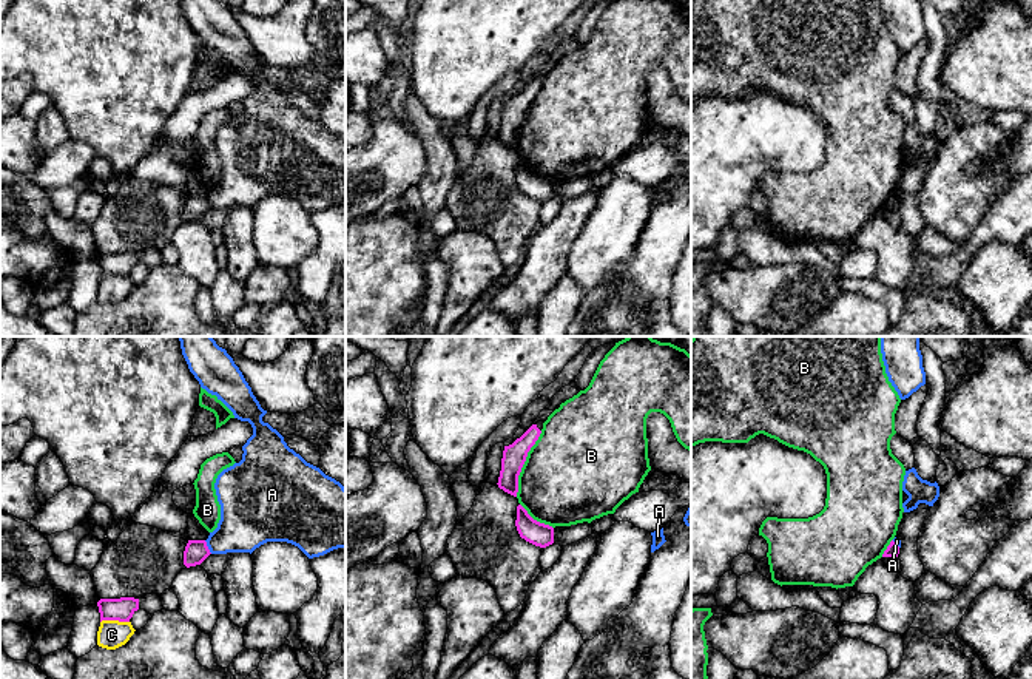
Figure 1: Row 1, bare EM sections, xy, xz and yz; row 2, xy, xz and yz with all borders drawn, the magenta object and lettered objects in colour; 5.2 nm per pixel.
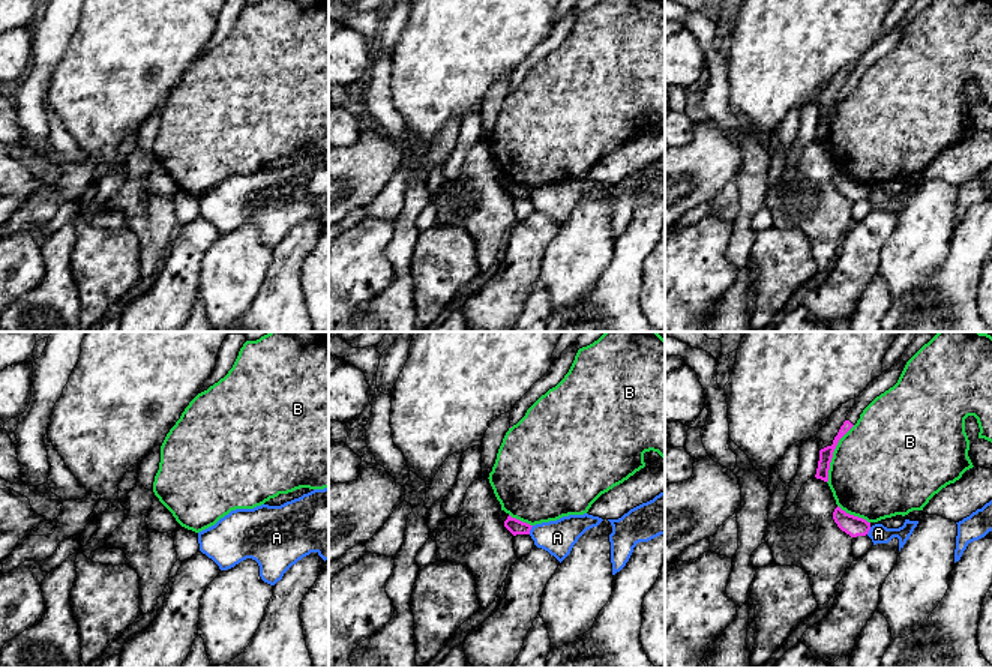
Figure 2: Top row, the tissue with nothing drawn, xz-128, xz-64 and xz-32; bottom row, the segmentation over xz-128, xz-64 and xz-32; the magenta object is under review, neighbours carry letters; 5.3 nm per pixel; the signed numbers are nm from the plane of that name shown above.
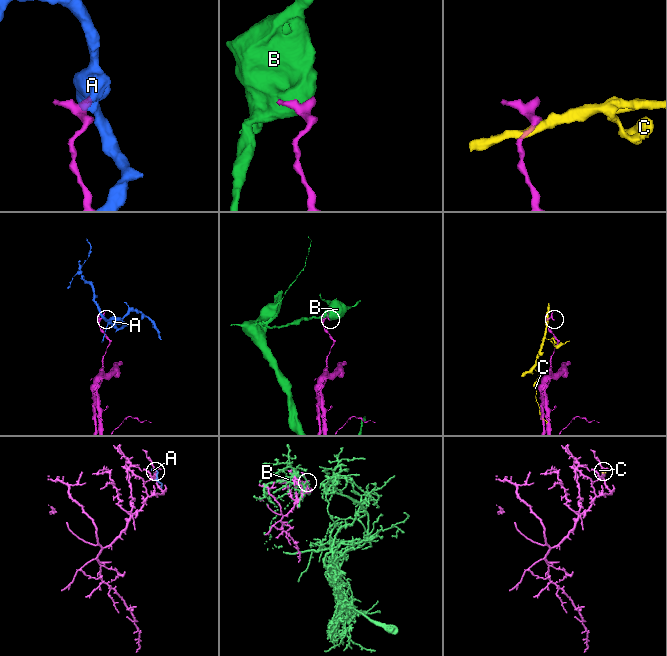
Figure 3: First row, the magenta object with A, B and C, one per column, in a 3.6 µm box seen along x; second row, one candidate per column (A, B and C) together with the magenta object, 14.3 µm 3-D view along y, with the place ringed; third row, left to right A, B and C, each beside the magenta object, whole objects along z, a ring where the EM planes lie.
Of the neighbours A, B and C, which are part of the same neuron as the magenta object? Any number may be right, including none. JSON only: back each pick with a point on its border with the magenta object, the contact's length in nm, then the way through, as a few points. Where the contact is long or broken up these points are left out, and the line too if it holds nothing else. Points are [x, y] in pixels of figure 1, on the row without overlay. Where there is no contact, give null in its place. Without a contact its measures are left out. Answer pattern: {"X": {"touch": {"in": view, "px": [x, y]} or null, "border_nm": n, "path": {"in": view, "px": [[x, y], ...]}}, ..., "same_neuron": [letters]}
{"same_neuron": []}

